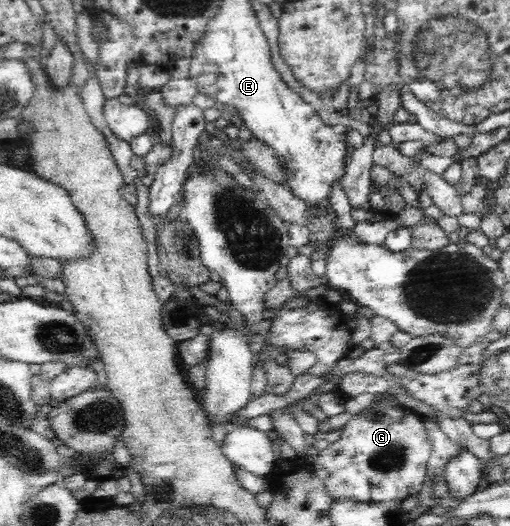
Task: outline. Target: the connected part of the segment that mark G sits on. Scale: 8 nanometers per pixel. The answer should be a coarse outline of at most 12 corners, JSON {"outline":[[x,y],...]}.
{"outline":[[376,395],[312,461],[333,501],[422,489],[422,416]]}

